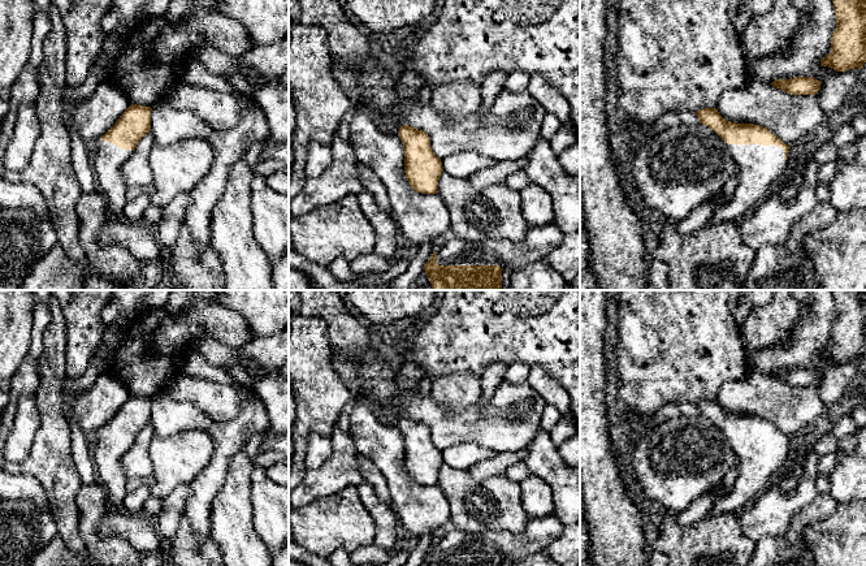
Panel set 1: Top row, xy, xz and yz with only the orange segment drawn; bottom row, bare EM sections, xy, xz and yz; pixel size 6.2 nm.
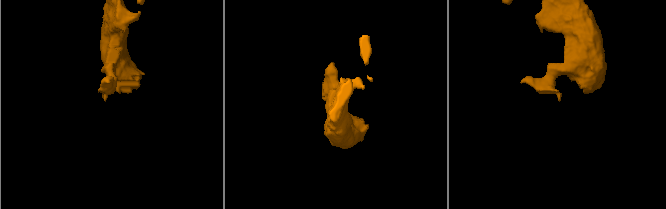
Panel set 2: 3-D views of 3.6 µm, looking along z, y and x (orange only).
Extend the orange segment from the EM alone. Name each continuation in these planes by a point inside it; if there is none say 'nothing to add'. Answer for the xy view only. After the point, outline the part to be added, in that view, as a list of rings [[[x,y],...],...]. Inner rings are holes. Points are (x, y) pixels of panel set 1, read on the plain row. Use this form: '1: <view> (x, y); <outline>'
1: xy (109, 449); [[[101,429],[96,432],[96,448],[92,459],[109,506],[124,506],[127,479],[122,471],[121,459],[133,444],[133,441],[121,441],[111,433],[103,433]]]

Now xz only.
1: xz (538, 532); [[[551,514],[529,518],[521,533],[495,531],[468,533],[451,527],[434,543],[438,557],[499,557],[502,566],[514,566],[532,553],[546,552],[562,530],[562,522]]]

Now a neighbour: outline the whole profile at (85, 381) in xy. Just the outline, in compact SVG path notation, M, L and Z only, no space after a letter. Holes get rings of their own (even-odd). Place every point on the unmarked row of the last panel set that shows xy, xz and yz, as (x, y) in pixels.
M124 315L107 325L104 344L91 359L85 375L77 379L68 379L62 389L62 399L65 401L73 389L86 390L91 388L96 379L108 371L112 351L120 345L125 327L130 324L134 316Z

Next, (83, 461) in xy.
M73 389L69 397L64 401L64 412L70 422L72 427L72 457L74 459L78 475L82 480L82 484L95 485L100 484L98 479L98 472L95 468L95 462L92 454L90 453L87 444L87 435L81 429L81 427L72 420L70 412L77 401L77 398L85 390Z

